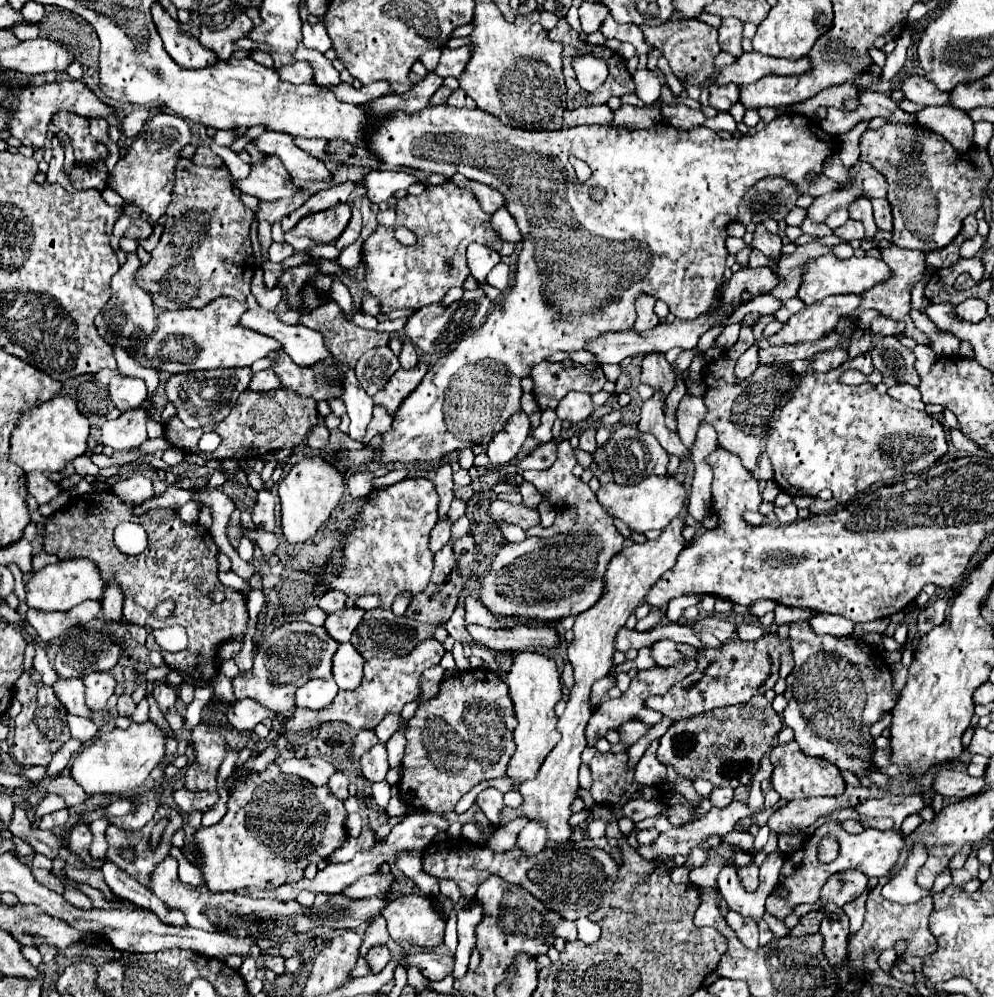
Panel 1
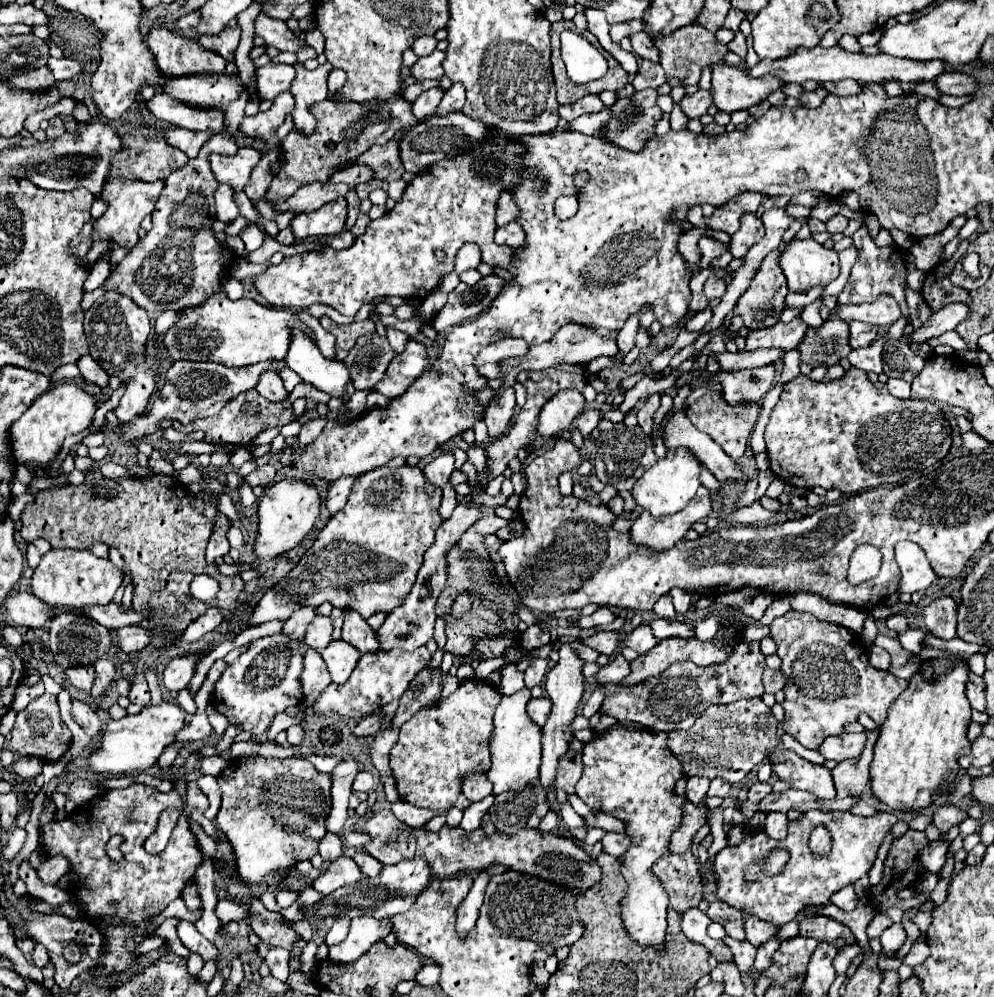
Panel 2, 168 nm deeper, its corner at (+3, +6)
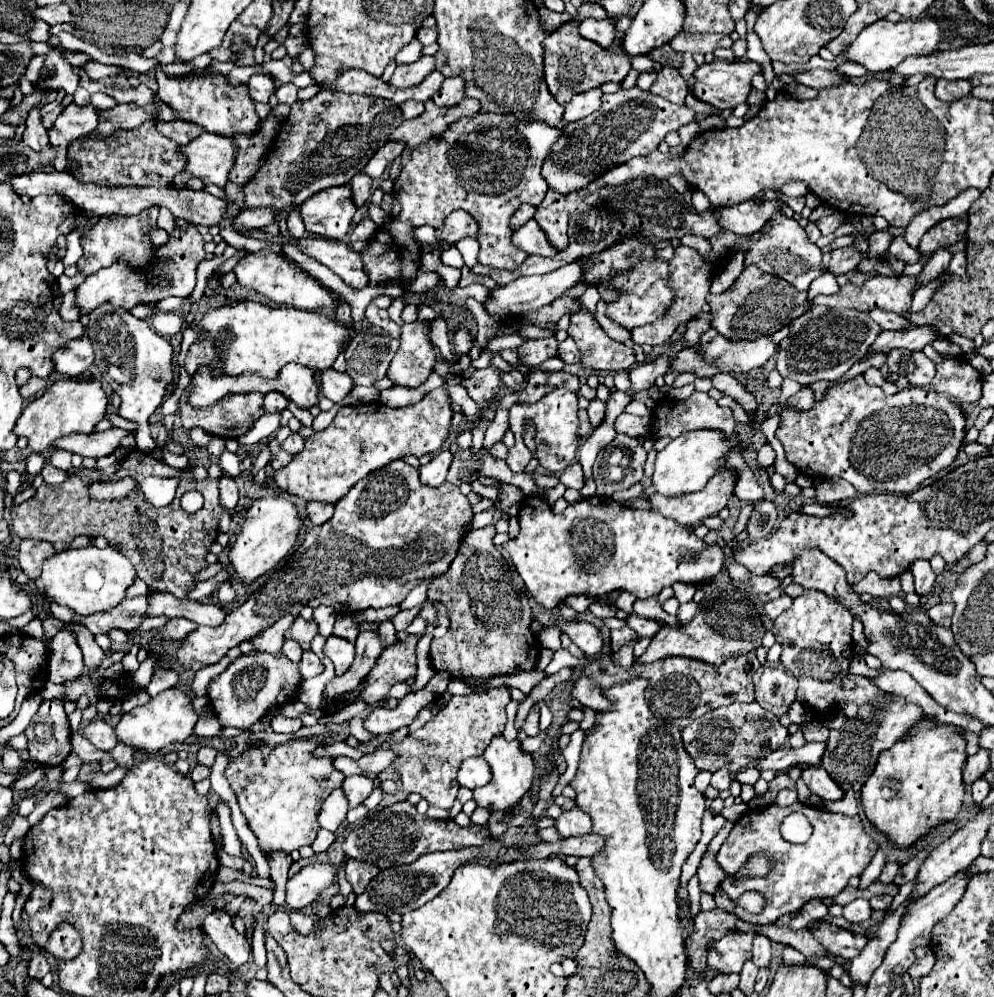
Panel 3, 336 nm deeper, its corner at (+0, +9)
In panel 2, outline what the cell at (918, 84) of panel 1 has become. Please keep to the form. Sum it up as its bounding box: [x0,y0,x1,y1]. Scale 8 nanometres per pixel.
[934,71,978,95]

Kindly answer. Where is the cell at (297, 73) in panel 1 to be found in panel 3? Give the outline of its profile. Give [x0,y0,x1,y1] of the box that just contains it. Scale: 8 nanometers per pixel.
[245,72,275,104]

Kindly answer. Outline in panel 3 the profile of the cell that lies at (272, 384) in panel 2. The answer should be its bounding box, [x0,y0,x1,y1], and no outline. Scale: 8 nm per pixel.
[263,392,287,414]

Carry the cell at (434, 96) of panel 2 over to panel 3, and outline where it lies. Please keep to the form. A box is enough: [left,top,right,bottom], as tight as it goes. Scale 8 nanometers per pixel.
[399,100,423,120]

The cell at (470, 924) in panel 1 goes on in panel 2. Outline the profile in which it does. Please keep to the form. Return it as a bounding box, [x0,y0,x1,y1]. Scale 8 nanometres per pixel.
[456,871,490,939]

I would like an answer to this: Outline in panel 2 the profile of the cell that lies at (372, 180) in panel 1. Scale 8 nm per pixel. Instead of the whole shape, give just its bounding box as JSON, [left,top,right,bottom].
[276,183,350,213]

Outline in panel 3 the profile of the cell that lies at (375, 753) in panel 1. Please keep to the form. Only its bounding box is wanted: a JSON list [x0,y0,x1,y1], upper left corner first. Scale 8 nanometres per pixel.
[341,776,375,808]

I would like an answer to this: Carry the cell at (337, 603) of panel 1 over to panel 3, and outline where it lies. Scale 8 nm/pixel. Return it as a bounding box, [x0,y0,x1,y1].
[283,640,303,662]

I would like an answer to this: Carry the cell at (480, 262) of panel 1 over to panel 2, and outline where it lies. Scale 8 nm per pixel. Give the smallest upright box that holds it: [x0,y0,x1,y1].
[456,243,482,273]

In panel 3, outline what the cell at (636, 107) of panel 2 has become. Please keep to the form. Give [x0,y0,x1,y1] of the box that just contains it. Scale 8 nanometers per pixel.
[541,86,695,194]

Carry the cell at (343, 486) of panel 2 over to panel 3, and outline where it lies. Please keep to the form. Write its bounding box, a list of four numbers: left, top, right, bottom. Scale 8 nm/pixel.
[305,504,333,526]

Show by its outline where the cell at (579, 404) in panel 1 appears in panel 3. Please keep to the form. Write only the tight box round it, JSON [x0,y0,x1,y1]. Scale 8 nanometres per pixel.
[505,390,579,474]

